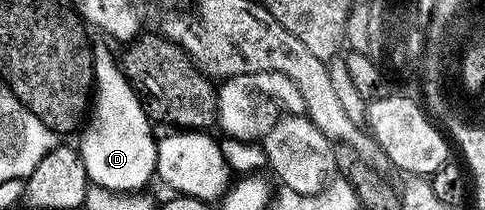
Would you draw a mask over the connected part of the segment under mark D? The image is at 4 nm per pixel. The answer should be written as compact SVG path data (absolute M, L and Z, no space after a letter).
M96 42L93 47L93 54L95 56L95 81L93 84L93 98L89 103L89 114L85 120L85 126L82 128L81 136L83 135L83 140L80 143L77 143L77 150L79 156L83 159L83 164L85 165L85 173L87 174L88 180L96 187L104 187L110 191L117 191L120 193L139 193L144 190L143 187L146 185L150 179L153 179L155 175L155 162L157 161L157 149L155 148L157 142L156 132L151 132L151 127L153 128L152 120L147 114L147 108L145 106L144 100L141 98L138 91L129 80L125 77L123 68L121 66L120 60L117 58L117 55L114 55L109 48L106 47L103 43Z

